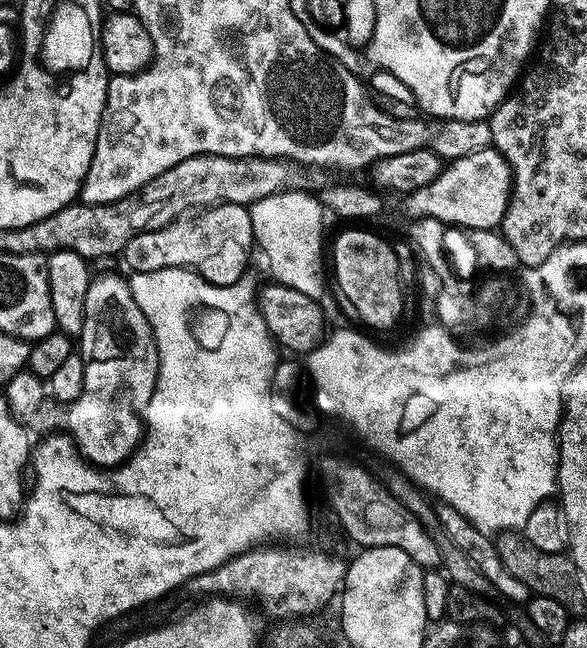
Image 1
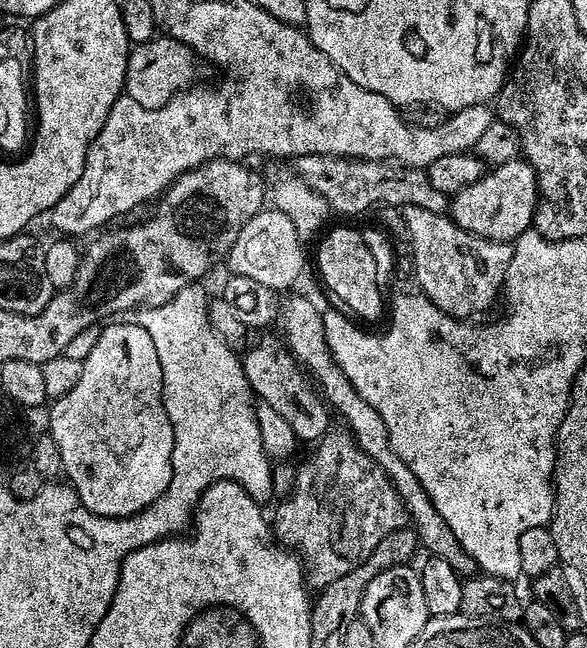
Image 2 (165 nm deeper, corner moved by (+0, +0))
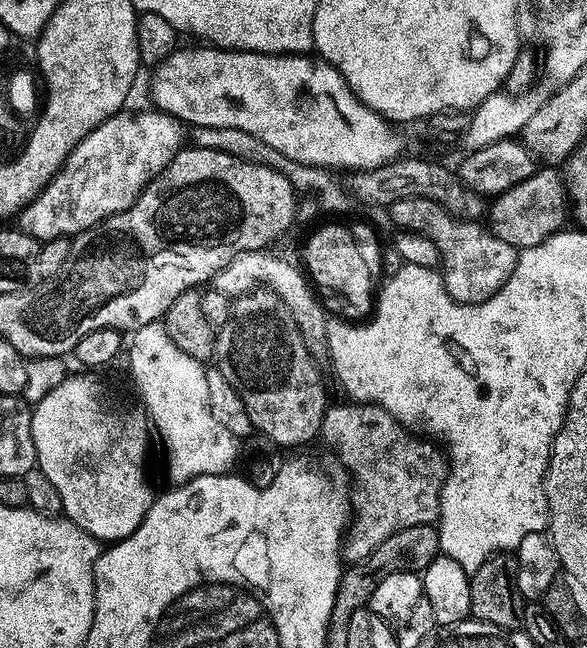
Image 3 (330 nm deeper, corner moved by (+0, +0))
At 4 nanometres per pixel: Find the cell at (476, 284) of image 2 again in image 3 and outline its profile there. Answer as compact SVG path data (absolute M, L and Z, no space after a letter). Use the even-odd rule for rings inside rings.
M402 198L390 206L390 212L392 212L393 222L398 226L397 229L422 234L426 238L430 238L430 242L434 242L434 246L438 246L442 259L444 285L458 302L463 304L486 302L494 294L498 294L500 287L507 282L512 271L516 269L518 250L514 246L510 246L510 242L502 242L502 238L495 236L491 227L485 226L483 223L474 220L460 220L456 216L450 215L445 208L438 206L438 202L430 202L426 198Z

